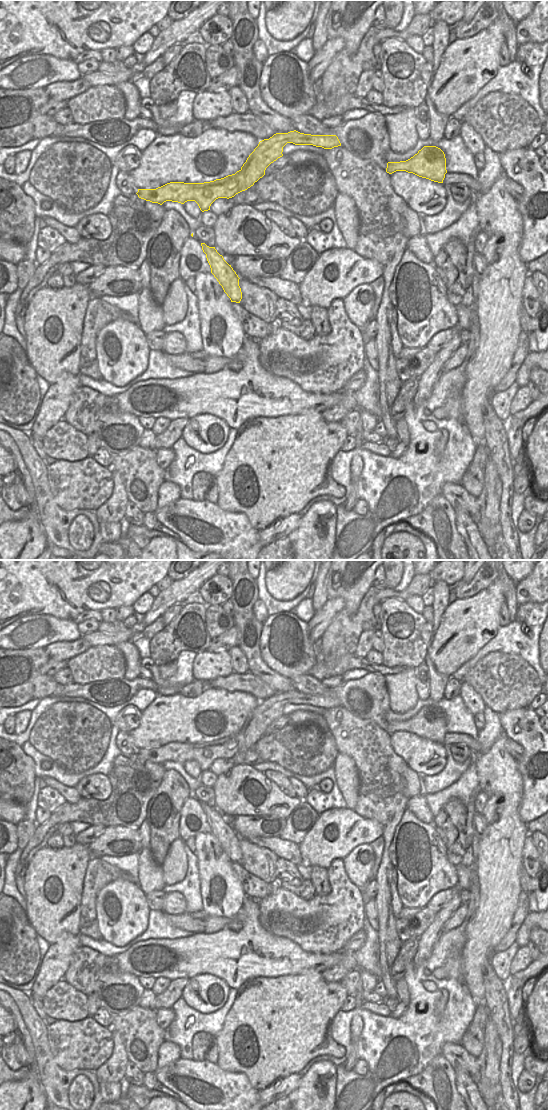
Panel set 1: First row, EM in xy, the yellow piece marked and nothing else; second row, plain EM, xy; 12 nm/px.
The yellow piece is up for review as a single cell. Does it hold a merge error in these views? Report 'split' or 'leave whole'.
split

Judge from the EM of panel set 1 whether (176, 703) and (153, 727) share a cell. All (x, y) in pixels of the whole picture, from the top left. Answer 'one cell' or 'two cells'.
one cell

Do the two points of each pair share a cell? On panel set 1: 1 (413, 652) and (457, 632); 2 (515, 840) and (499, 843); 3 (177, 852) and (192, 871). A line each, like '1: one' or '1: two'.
1: two
2: one
3: two

